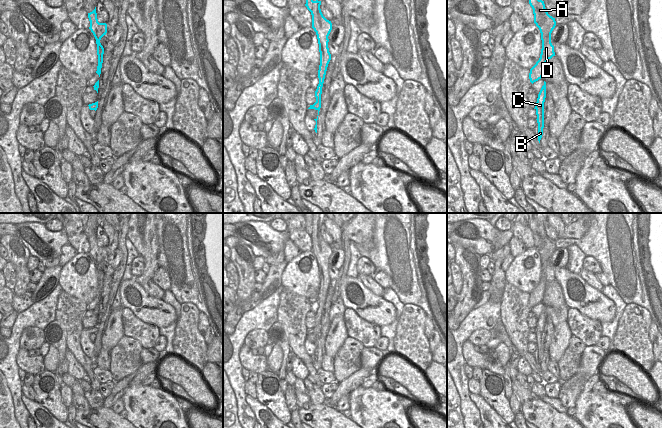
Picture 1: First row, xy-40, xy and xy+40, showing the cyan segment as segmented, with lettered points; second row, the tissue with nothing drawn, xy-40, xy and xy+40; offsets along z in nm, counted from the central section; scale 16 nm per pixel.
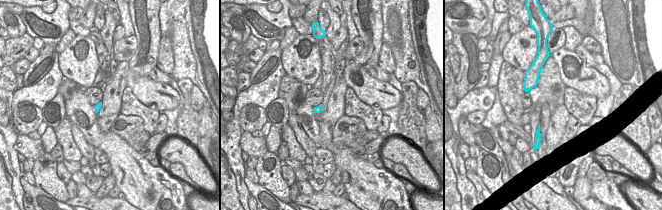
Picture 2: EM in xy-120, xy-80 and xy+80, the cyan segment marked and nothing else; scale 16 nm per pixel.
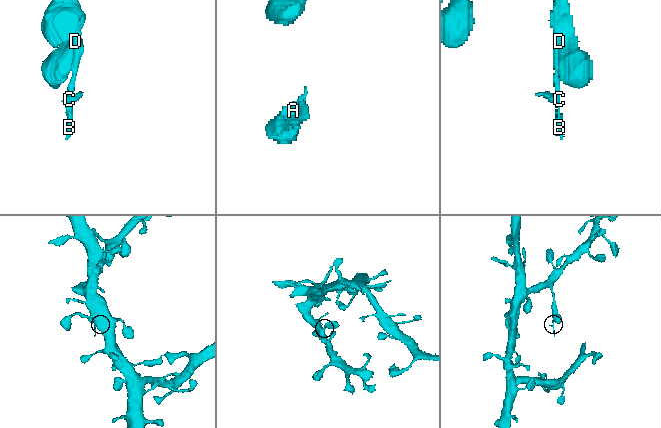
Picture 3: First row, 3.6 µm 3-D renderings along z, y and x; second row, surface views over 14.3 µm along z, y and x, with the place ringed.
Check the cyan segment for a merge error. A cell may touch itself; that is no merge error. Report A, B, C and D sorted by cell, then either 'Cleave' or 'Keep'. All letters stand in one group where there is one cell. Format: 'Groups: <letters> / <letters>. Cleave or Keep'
Groups: A B C D. Keep.

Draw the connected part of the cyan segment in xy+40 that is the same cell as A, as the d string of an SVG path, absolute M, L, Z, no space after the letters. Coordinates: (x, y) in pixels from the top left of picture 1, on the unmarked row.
M528 213L528 217L529 228L533 233L534 247L540 254L542 264L540 282L529 297L530 306L533 308L542 302L545 287L555 280L554 270L551 267L551 257L556 250L556 245L546 235L544 225L538 222L538 213Z

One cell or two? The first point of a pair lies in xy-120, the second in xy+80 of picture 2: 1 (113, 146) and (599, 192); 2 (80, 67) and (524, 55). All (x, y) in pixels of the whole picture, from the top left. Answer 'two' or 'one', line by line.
1: one
2: one

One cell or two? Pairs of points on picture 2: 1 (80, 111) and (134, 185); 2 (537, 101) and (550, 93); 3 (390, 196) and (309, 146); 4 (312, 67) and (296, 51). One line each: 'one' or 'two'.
1: one
2: two
3: two
4: one

